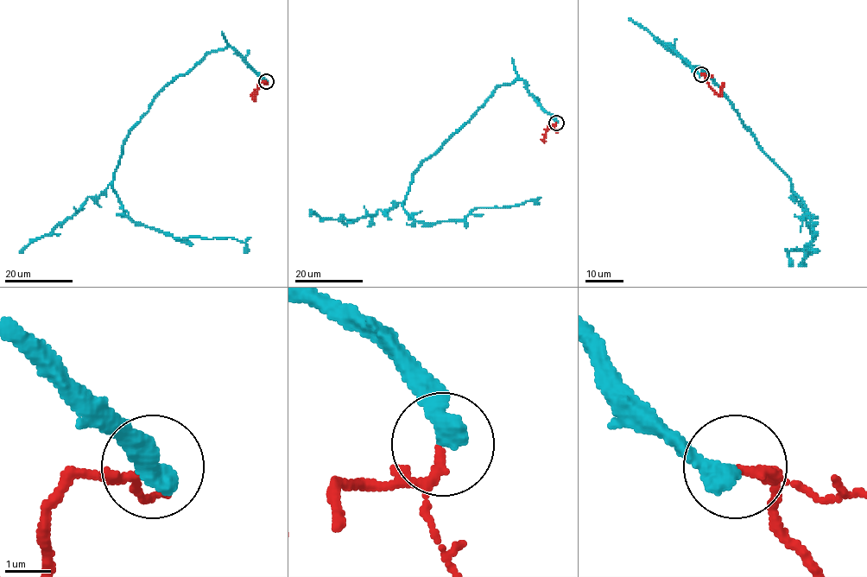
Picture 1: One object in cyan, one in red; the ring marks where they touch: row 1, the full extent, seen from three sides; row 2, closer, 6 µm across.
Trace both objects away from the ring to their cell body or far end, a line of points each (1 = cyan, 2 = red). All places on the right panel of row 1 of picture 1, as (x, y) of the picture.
1: (701, 73), (653, 35), (719, 87), (802, 200), (814, 231), (809, 249), (788, 252), (792, 265)
2: (701, 73), (719, 96), (723, 82)

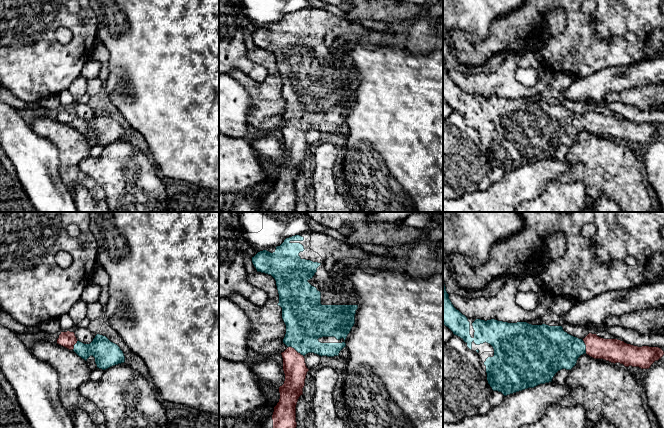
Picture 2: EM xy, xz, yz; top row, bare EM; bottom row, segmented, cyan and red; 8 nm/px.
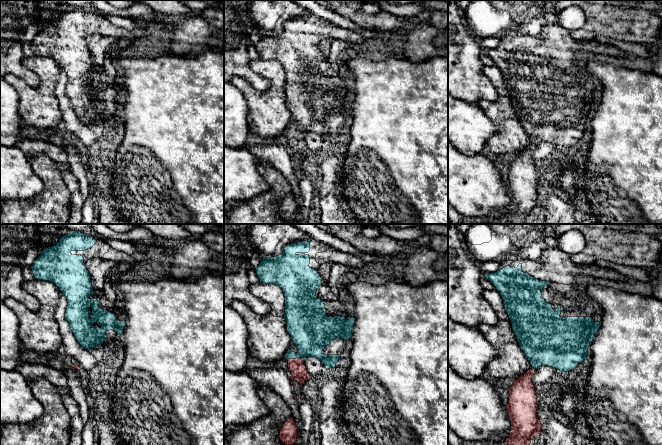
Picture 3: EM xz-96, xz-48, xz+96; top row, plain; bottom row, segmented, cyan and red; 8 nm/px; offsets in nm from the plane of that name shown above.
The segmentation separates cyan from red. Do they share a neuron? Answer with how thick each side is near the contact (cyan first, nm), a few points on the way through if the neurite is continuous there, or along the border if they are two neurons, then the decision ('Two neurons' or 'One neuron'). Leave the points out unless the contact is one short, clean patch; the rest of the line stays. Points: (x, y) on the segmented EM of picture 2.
Thickness 340 nm (cyan) against 190 nm. Path across: xz (306, 321), (296, 350), (294, 366). One neuron

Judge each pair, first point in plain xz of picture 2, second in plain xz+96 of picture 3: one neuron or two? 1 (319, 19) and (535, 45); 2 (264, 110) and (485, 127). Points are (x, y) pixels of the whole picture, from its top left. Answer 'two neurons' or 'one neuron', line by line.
1: one neuron
2: two neurons

